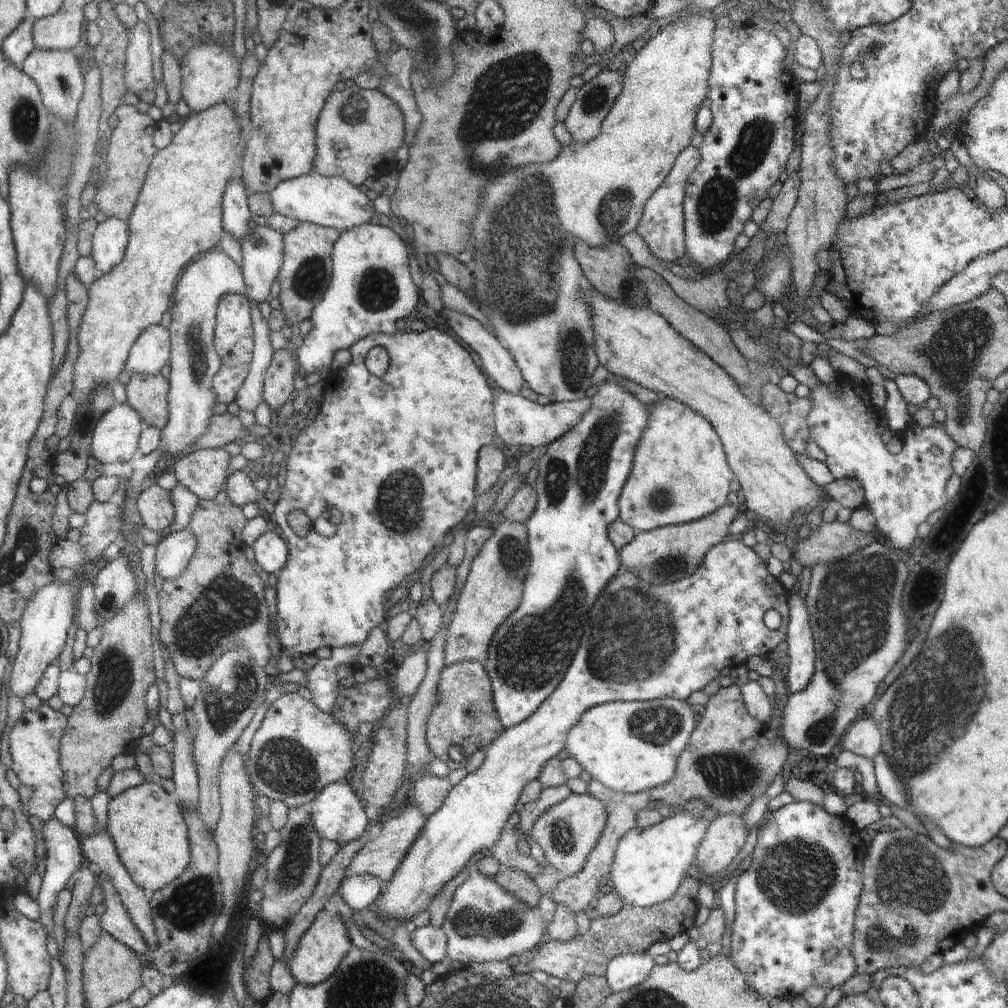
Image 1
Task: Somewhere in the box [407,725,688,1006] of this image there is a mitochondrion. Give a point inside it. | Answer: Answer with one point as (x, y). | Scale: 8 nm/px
(476, 923)

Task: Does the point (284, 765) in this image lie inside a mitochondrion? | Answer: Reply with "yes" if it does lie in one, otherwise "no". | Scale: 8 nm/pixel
yes

